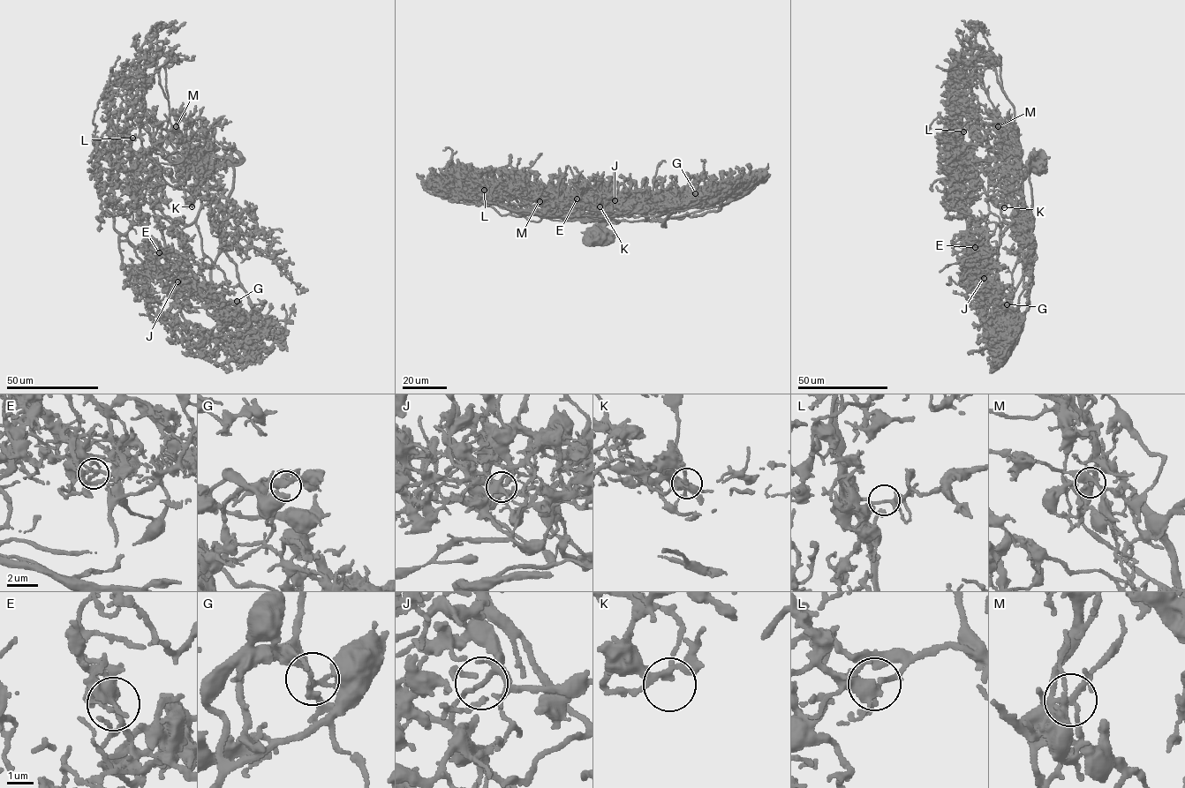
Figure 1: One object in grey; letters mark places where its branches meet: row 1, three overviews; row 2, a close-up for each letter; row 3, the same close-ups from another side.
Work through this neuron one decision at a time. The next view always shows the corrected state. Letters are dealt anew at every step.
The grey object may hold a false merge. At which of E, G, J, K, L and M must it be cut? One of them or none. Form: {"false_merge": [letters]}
{"false_merge": []}

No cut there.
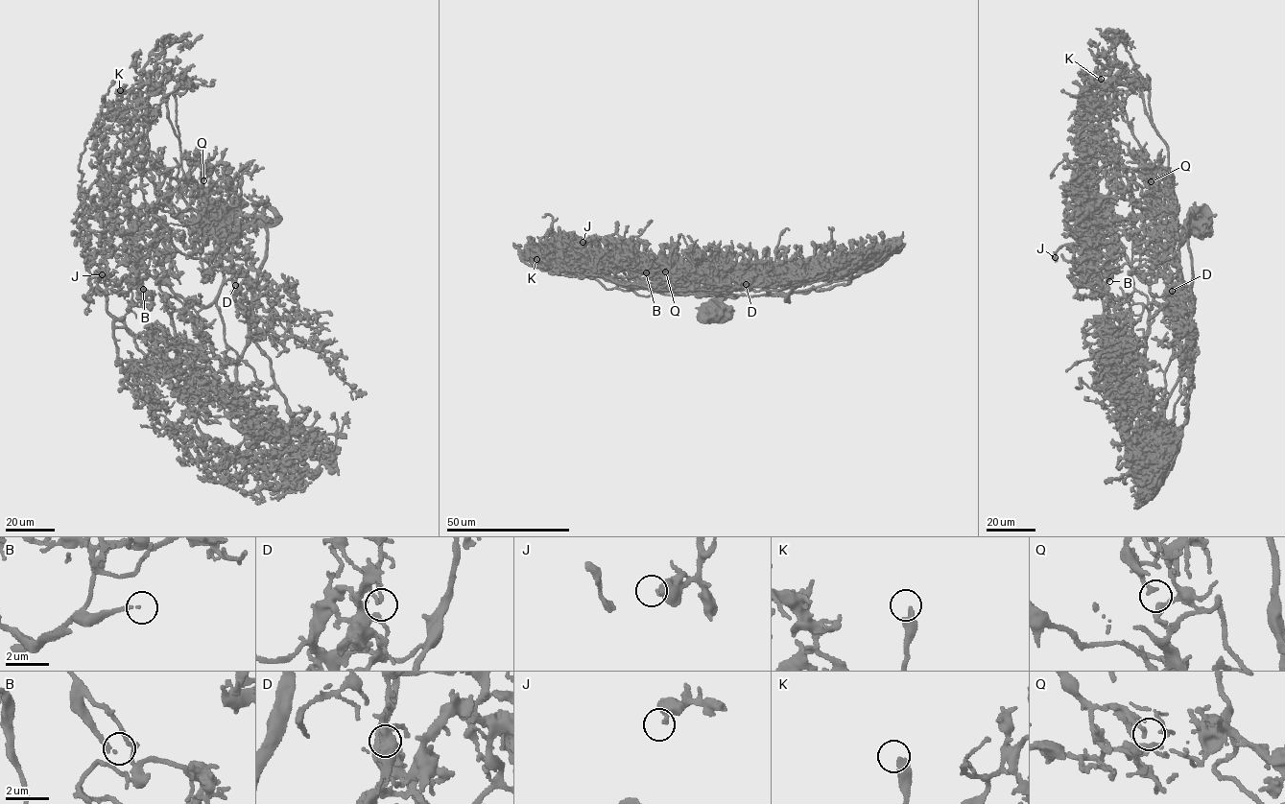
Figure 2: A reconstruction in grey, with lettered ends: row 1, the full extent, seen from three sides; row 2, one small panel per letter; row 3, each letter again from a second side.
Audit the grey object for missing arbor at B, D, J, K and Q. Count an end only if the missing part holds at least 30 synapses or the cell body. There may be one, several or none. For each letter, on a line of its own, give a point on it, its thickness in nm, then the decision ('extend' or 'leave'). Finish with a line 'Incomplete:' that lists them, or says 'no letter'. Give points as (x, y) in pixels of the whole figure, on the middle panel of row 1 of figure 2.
B: at (646, 272); 180 nm thick; extend
D: at (746, 284); 140 nm thick; leave
J: at (583, 242); 420 nm thick; leave
K: at (536, 259); 440 nm thick; extend
Q: at (665, 271); 140 nm thick; leave
Incomplete: B, K

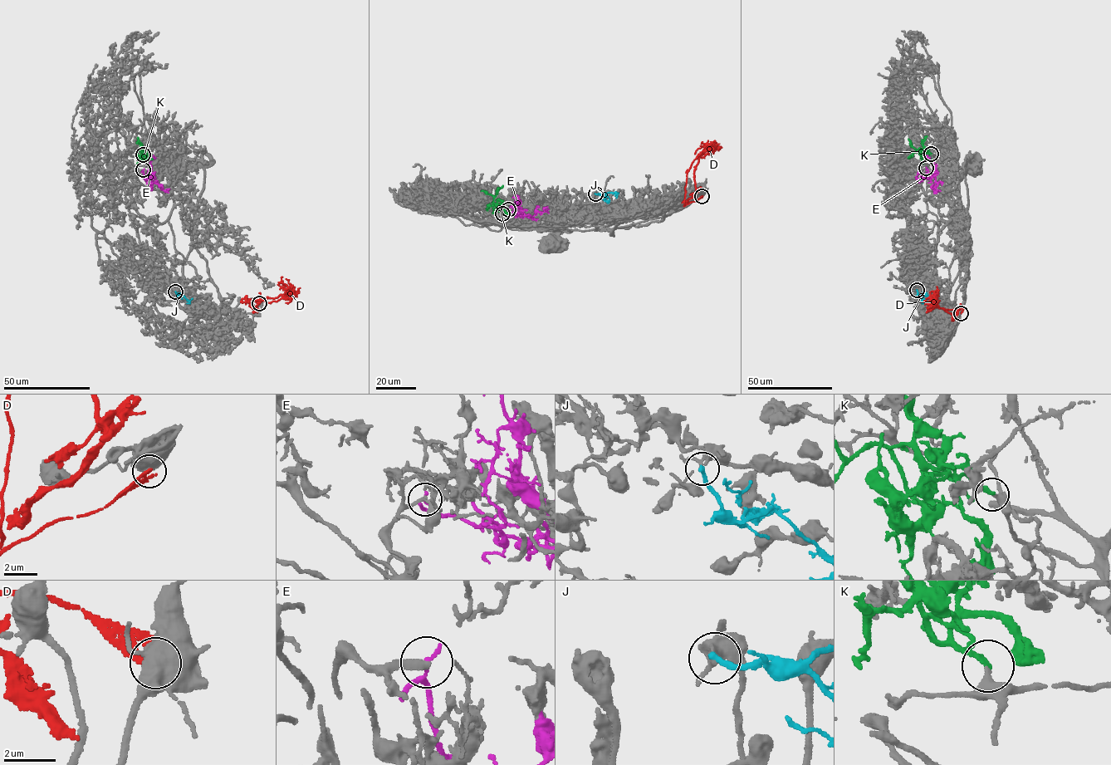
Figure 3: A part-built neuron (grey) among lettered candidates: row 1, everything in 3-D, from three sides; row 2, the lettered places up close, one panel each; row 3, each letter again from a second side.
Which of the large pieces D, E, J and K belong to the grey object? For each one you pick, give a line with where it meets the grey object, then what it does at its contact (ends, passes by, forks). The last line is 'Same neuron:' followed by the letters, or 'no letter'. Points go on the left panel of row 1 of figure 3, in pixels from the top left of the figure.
K: (143, 154) | it passes by
Same neuron: K

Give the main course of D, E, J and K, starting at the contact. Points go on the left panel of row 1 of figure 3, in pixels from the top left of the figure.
D: (259, 303), (242, 299), (242, 302), (270, 302), (281, 296), (267, 297), (252, 307), (247, 296)
E: (143, 169), (146, 176), (148, 170), (151, 169), (151, 181), (168, 192)
J: (175, 291), (178, 296), (183, 296), (189, 301), (187, 303)
K: (143, 154), (141, 150), (145, 158), (153, 159)

